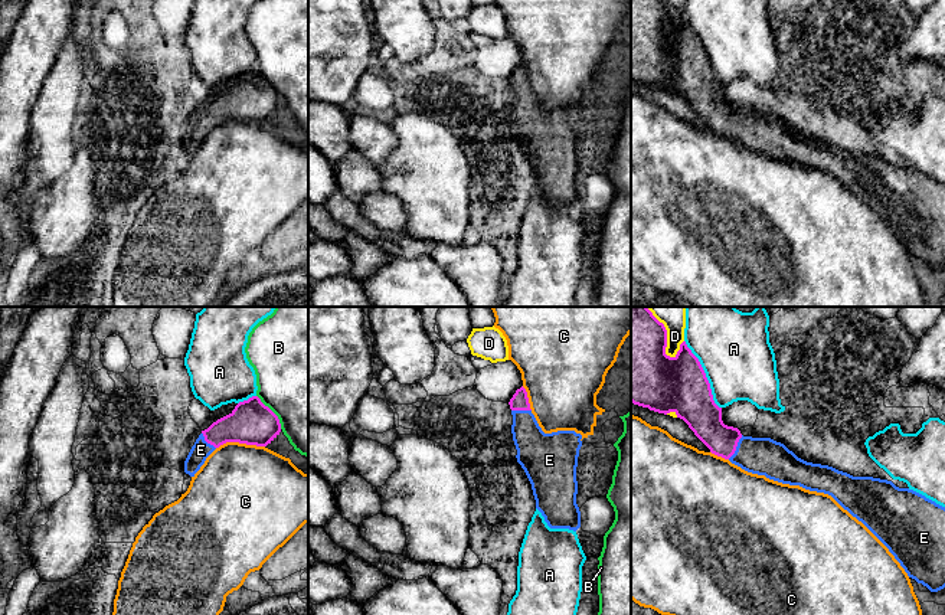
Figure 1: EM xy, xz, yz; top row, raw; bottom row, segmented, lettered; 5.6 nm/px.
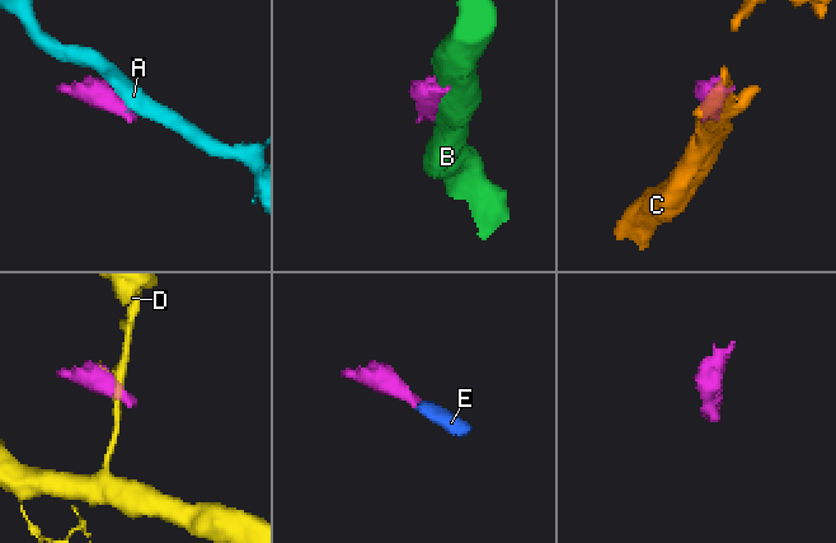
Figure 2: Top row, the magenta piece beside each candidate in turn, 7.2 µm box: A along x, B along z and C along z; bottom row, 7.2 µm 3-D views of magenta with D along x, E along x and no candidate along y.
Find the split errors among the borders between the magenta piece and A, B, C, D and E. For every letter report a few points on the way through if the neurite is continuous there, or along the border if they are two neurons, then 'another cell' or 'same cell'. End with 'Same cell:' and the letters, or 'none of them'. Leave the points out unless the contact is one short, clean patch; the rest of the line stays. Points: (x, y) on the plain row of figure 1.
A: another cell
B: another cell
C: another cell
D: another cell
E: across yz (703, 94), (736, 123), (742, 128), (765, 134) | same cell
Same cell: E

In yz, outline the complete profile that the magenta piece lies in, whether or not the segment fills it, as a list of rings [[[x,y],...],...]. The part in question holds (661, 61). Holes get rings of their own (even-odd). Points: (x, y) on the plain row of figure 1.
[[[631,0],[634,82],[664,92],[674,89],[712,131],[729,137],[748,150],[831,173],[889,226],[909,255],[931,269],[945,265],[945,184],[913,167],[899,166],[887,157],[853,154],[828,143],[807,140],[771,115],[743,114],[738,105],[723,101],[722,85],[715,81],[706,50],[686,19],[680,22],[674,35],[666,32],[666,24],[667,7],[663,0]]]

